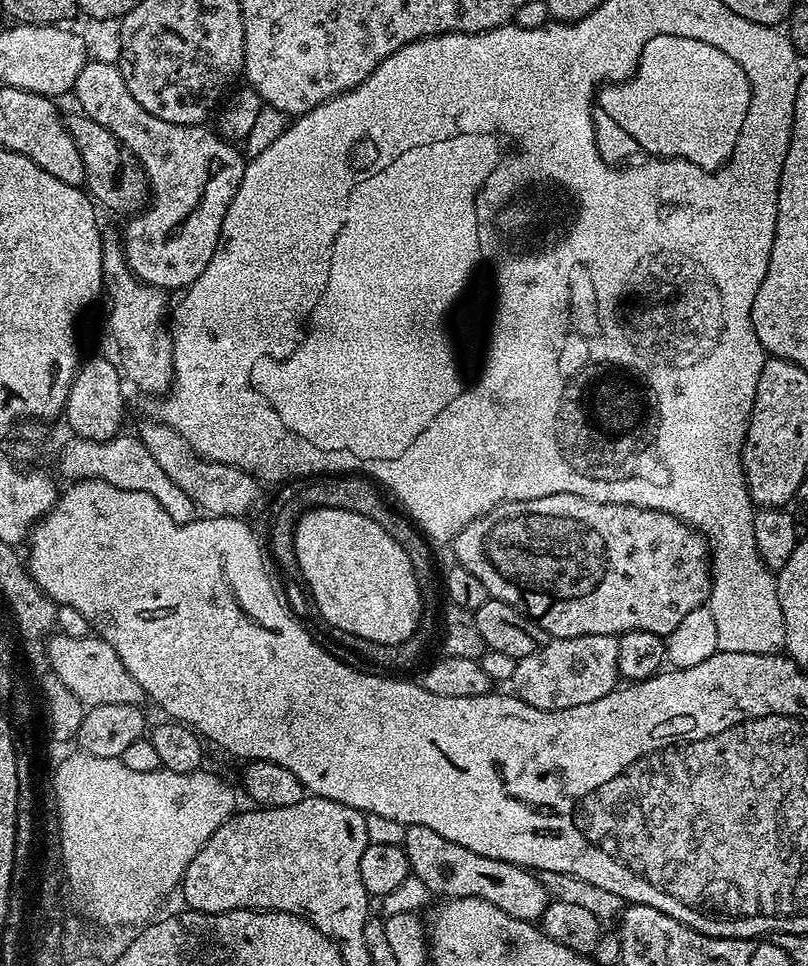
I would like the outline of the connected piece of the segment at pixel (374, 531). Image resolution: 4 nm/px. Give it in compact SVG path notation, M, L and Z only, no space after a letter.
M331 508L328 512L312 512L312 516L308 516L308 520L296 522L296 525L300 528L300 565L304 568L304 576L308 576L308 580L312 580L312 596L310 600L311 603L316 603L316 608L320 611L321 618L330 627L337 628L340 634L344 636L366 638L370 642L378 642L379 644L405 644L406 641L413 639L417 635L416 627L420 624L421 581L417 577L406 550L395 538L390 534L386 534L386 530L382 530L382 526L378 526L378 522L374 522L362 514L354 514L350 510Z

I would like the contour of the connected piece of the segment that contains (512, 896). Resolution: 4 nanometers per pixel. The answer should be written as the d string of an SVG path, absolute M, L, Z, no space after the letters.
M409 824L403 829L402 847L411 875L422 878L422 886L432 895L439 898L482 898L490 902L490 906L498 906L502 914L510 918L518 918L529 922L539 921L540 915L550 902L548 888L535 871L521 868L518 864L502 862L494 858L486 858L482 854L474 854L474 850L466 850L466 846L458 846L458 842L450 842L450 838L442 838L442 834L430 830L430 826Z

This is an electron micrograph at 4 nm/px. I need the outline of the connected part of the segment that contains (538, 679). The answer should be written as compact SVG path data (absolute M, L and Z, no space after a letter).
M586 634L578 638L549 639L537 652L516 661L511 691L538 710L566 710L598 702L618 687L618 642L610 634Z

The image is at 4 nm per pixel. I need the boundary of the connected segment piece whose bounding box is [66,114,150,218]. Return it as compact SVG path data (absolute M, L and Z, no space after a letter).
M69 115L66 123L70 138L74 138L74 146L78 146L78 154L82 154L84 184L88 195L101 209L109 208L123 218L143 212L150 204L150 189L148 175L140 167L140 161L122 141L110 134L110 130L106 130L106 126L98 126L98 122L86 115L75 115Z

